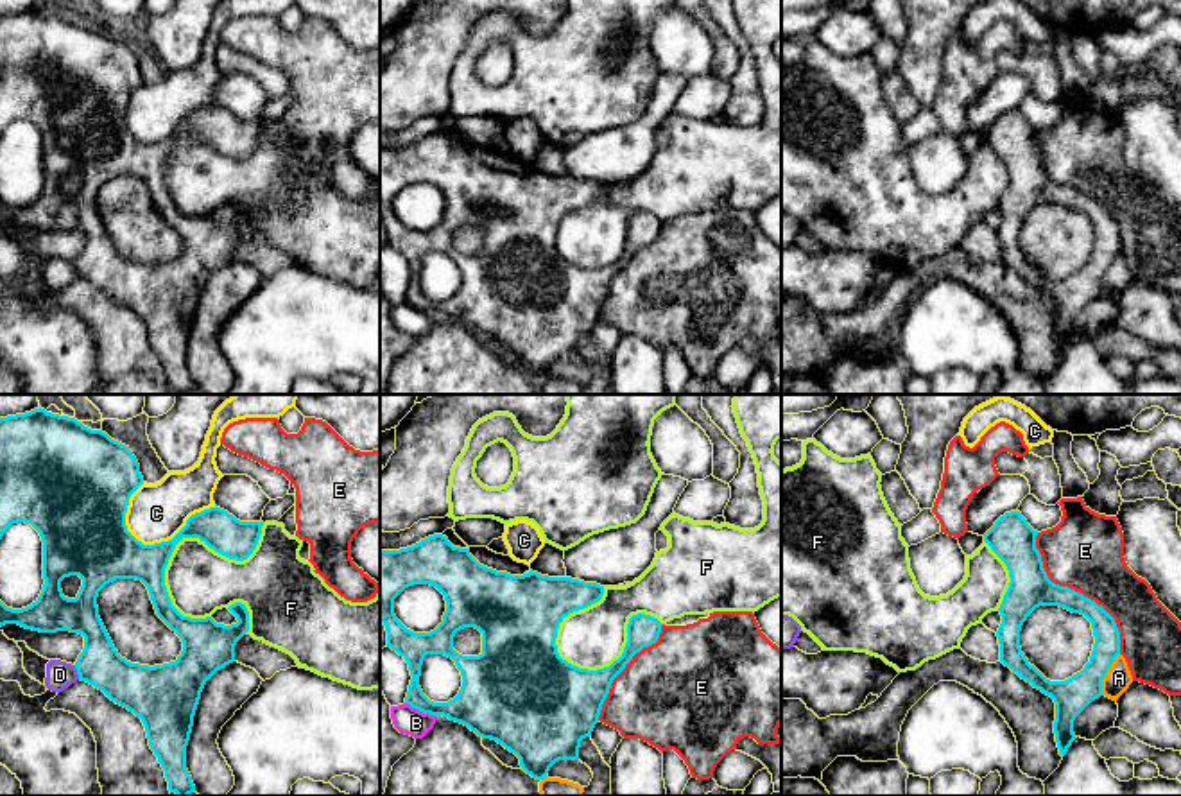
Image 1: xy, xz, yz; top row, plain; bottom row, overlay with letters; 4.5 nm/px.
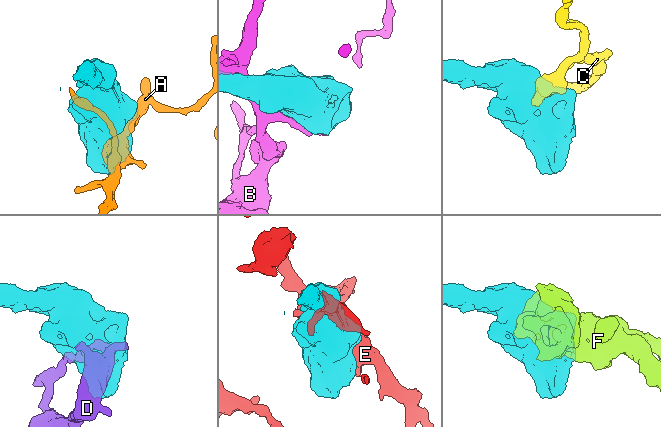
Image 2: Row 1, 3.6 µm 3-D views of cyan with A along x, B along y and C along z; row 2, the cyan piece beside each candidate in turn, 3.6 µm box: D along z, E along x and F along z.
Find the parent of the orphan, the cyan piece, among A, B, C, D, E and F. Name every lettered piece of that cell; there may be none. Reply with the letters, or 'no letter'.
E

